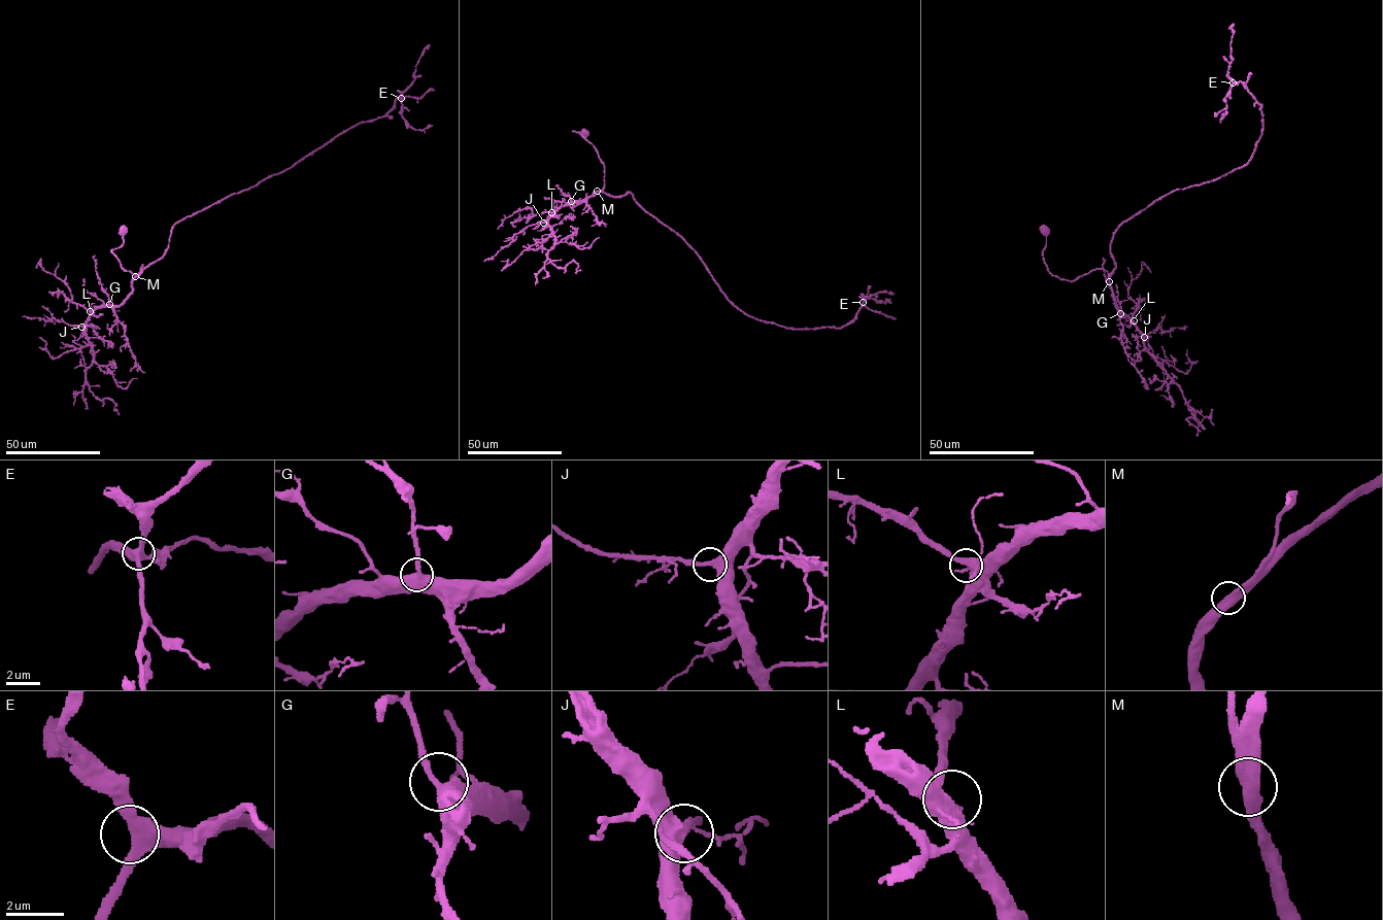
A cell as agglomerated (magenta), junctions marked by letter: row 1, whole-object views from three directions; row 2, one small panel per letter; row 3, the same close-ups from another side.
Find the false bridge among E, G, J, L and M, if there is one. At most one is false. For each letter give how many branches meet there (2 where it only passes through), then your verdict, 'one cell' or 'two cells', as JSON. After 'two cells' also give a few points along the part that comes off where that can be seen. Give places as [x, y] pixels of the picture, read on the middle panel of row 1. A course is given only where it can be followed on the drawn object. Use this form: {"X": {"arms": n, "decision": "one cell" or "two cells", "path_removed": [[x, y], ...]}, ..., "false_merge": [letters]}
{"E": {"arms": 3, "decision": "one cell"}, "G": {"arms": 2, "decision": "one cell"}, "J": {"arms": 2, "decision": "one cell"}, "L": {"arms": 2, "decision": "one cell"}, "M": {"arms": 2, "decision": "one cell"}, "false_merge": []}

